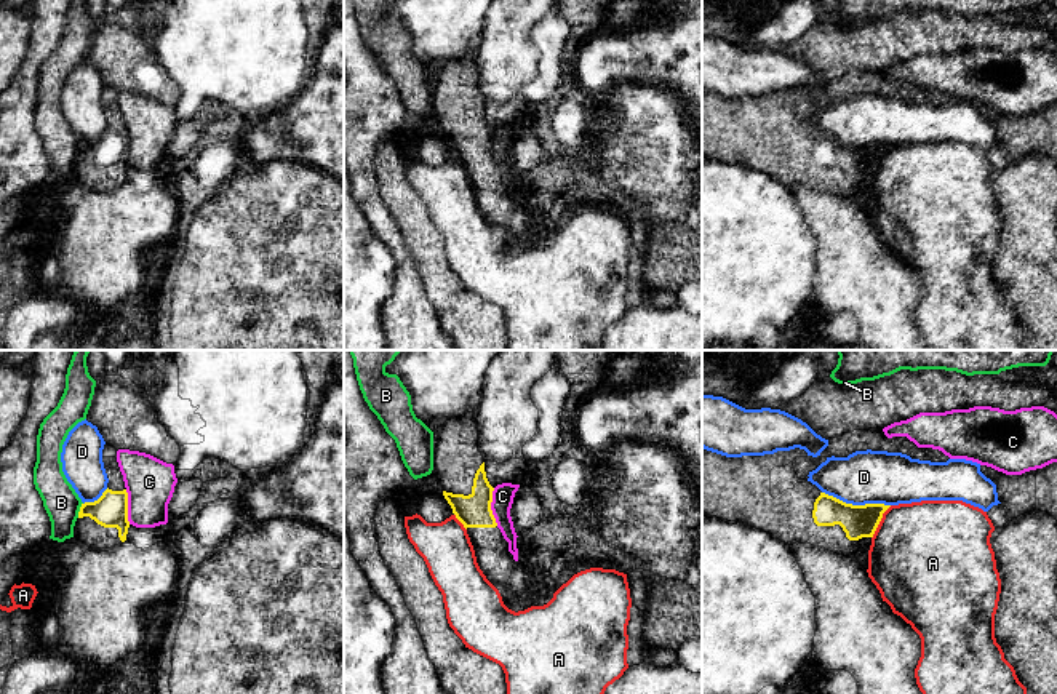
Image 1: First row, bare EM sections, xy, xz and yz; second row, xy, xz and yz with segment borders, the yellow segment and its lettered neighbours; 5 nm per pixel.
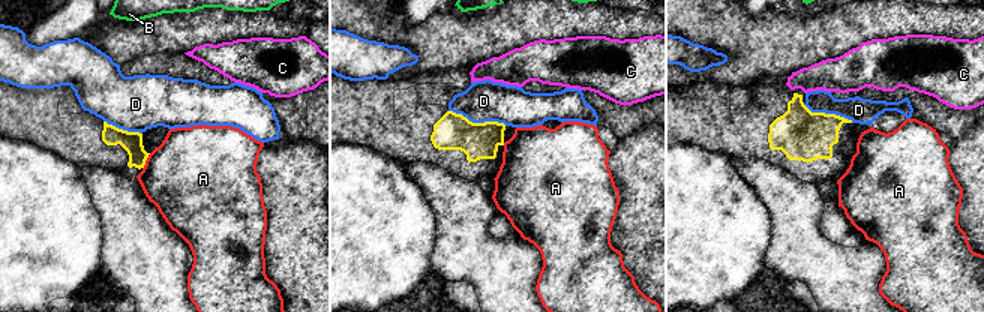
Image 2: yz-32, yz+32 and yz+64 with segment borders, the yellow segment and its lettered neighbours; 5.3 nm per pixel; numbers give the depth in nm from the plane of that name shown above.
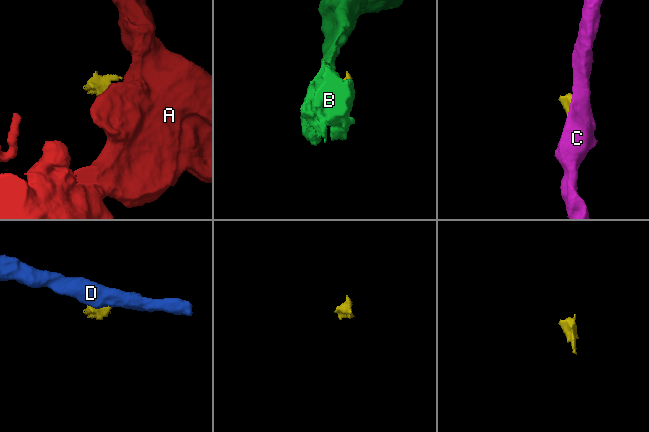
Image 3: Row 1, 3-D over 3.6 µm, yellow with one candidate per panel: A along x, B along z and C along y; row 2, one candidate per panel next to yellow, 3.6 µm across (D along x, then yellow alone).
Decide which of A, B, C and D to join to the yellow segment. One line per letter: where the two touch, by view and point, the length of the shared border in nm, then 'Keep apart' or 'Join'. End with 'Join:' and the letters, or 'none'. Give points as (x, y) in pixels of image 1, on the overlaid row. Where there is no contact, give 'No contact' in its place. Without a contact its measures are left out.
A: Touches yellow at yz (880, 520). Shared border 190 nm. Keep apart
B: Touches yellow at xy (80, 510). Shared border 80 nm. Keep apart
C: Touches yellow at xz (490, 507). Shared border 190 nm. Keep apart
D: Touches yellow at yz (856, 506). Shared border 360 nm. Keep apart
Join: none

